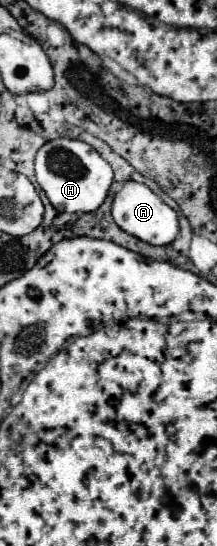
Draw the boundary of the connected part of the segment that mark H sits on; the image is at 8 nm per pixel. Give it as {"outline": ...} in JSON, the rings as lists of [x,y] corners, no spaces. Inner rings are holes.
{"outline":[[[58,137],[44,143],[36,153],[36,181],[58,211],[90,213],[96,211],[112,185],[110,165],[84,141]]]}

